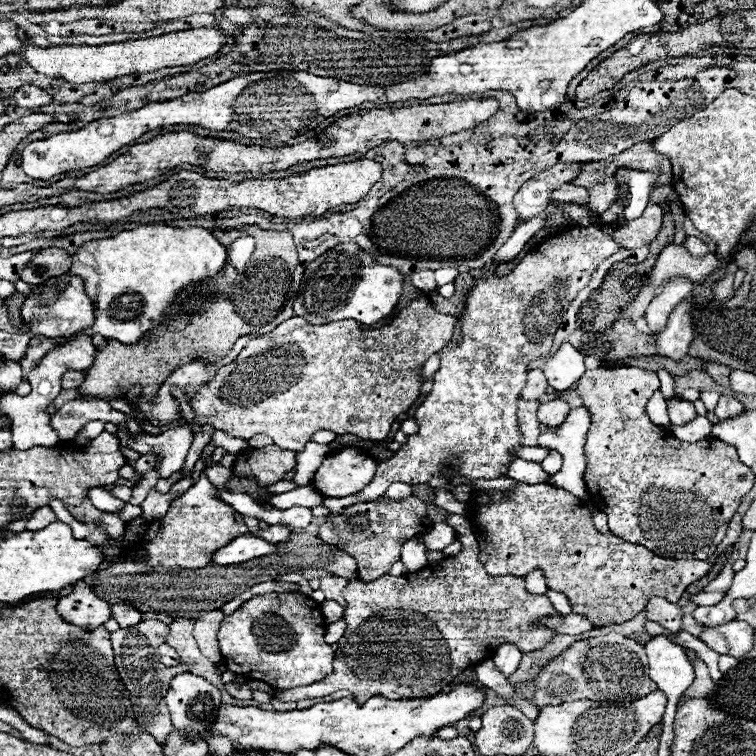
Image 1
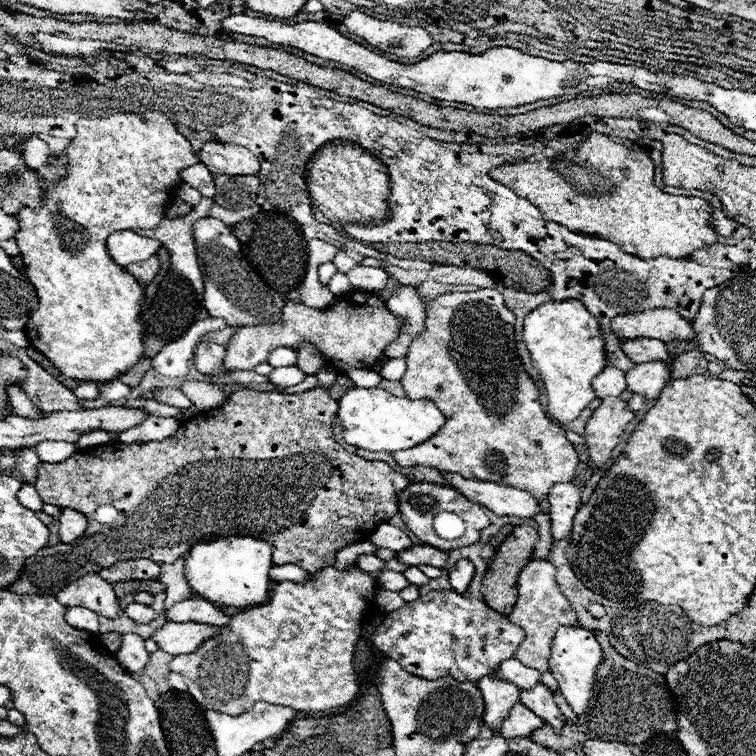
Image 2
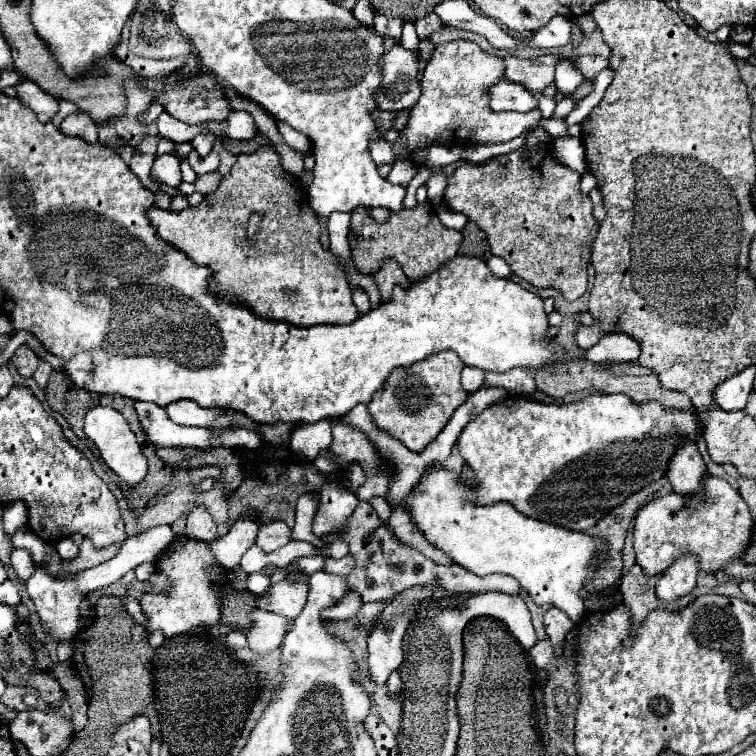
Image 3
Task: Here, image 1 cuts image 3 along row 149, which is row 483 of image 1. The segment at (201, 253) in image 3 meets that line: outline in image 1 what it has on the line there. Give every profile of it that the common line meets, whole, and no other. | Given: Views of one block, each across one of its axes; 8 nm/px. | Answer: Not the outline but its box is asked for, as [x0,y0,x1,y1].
[234,444,294,486]

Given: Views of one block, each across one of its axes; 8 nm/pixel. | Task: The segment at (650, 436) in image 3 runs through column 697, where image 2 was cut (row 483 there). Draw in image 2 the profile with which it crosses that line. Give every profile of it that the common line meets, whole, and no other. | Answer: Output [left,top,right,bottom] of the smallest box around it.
[398,482,490,552]

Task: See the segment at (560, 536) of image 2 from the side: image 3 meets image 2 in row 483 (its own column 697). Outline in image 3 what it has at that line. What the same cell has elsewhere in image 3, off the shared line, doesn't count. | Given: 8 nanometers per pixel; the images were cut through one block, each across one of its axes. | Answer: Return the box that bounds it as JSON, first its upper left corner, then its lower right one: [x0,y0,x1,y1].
[656,556,698,602]

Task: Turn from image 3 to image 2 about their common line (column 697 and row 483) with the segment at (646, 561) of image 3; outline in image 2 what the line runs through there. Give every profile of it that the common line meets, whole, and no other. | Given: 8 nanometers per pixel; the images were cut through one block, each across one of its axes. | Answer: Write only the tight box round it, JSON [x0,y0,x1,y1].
[394,288,580,502]

